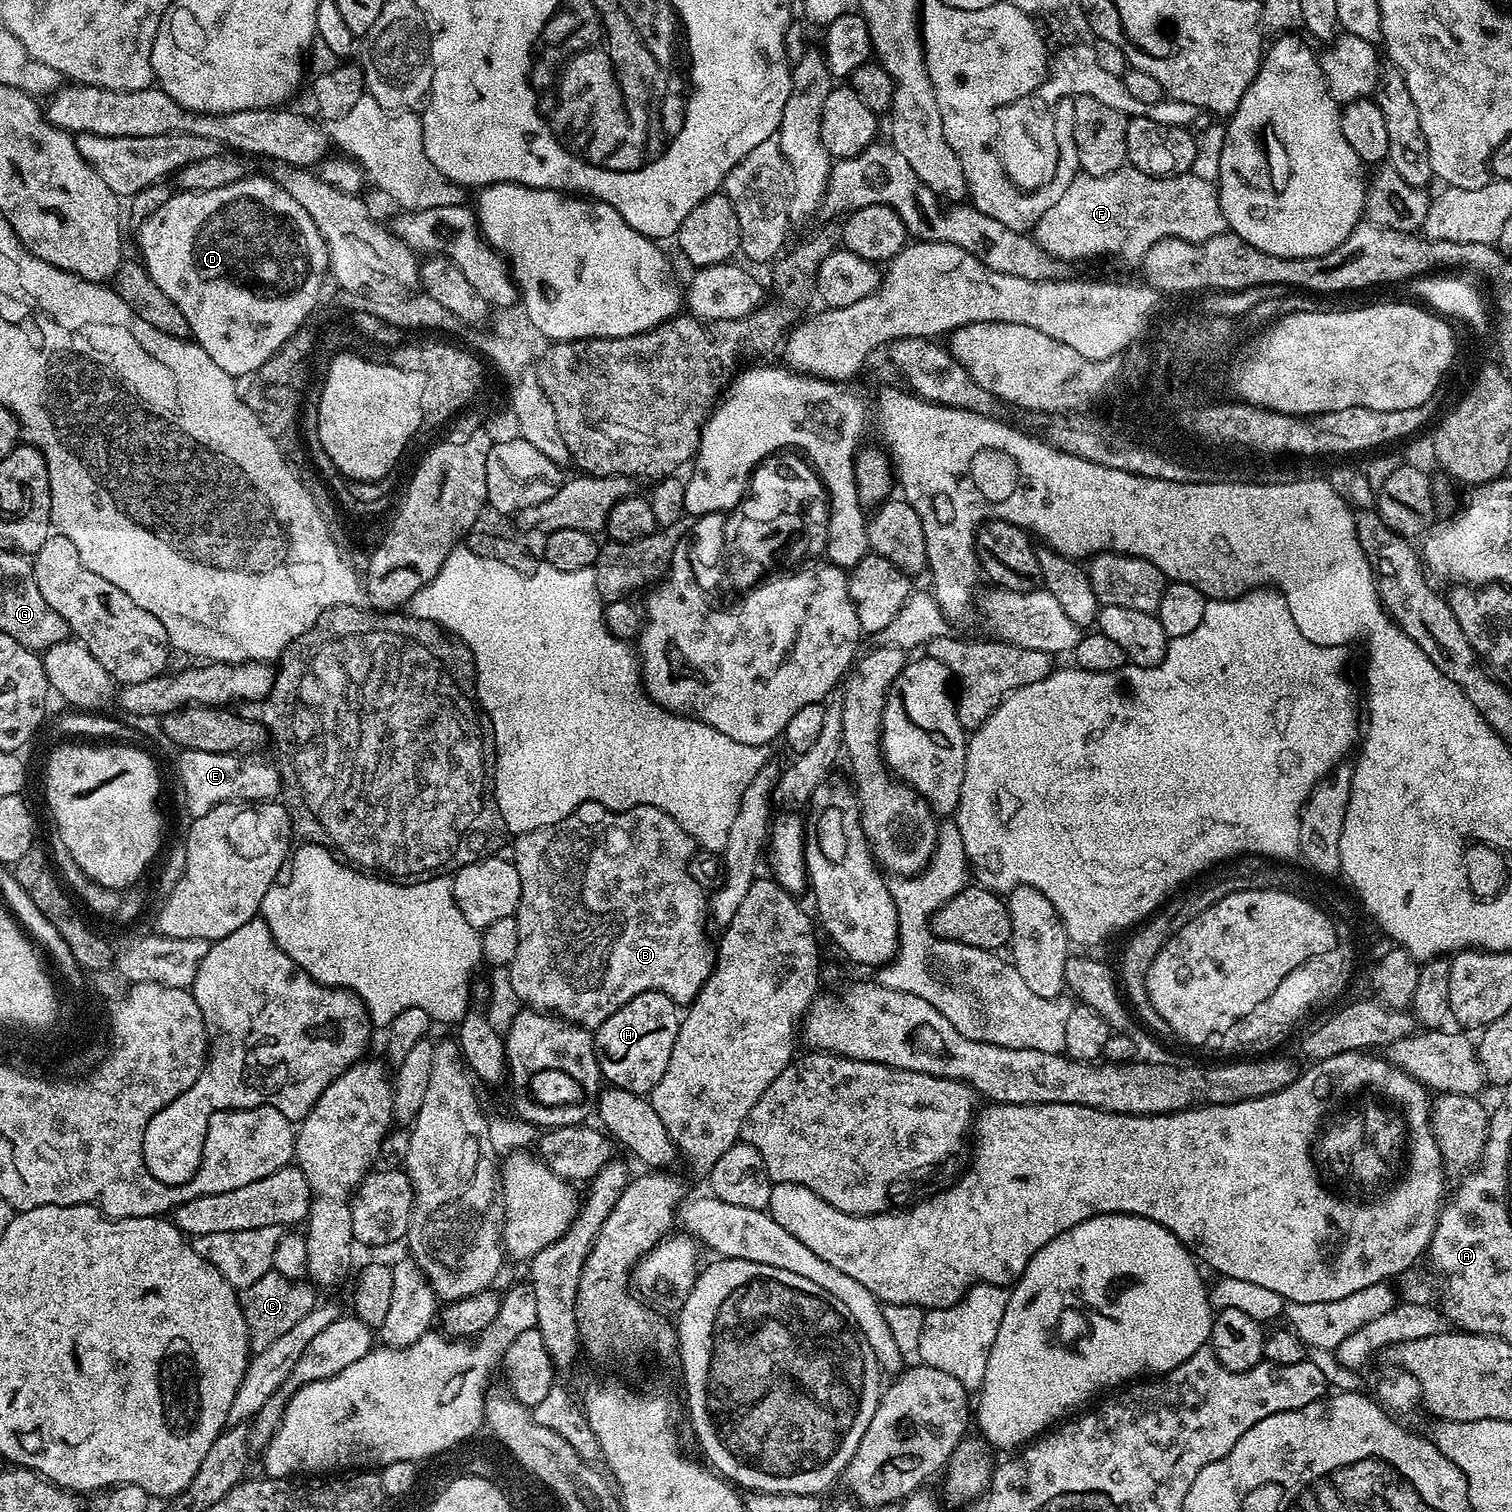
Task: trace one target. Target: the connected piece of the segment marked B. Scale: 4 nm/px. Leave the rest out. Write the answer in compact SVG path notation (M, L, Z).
M587 801L576 808L569 816L562 819L557 826L539 828L515 837L516 856L514 863L518 878L522 882L522 894L516 907L518 926L518 950L514 953L512 963L507 966L510 982L514 985L514 994L518 994L521 1005L537 1012L546 1012L569 1020L571 1024L580 1024L583 1028L599 1028L614 1010L626 1006L630 998L638 998L643 992L661 992L669 996L678 1006L687 1006L702 990L706 978L716 965L714 944L708 941L704 933L705 913L708 910L708 896L703 892L700 880L690 876L689 860L694 856L694 841L682 826L667 812L660 812L652 805L638 805L624 811L609 810L598 801Z

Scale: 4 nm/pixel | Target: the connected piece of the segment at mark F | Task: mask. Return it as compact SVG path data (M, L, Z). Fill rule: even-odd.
M1125 166L1114 174L1105 176L1085 176L1078 174L1070 186L1062 193L1062 198L1038 218L1034 229L1036 245L1047 256L1055 260L1071 262L1071 260L1096 260L1099 256L1117 256L1132 266L1139 265L1146 250L1154 246L1154 242L1173 236L1194 244L1206 242L1206 238L1214 238L1226 230L1224 215L1220 209L1220 193L1217 185L1212 184L1192 172L1181 172L1179 176L1147 176L1142 170Z

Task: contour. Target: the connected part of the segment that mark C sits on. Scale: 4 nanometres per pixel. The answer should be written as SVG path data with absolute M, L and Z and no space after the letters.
M267 1272L258 1282L239 1289L240 1305L246 1318L248 1347L253 1353L265 1350L272 1342L287 1334L318 1303L317 1289L307 1279L291 1280L277 1272Z

